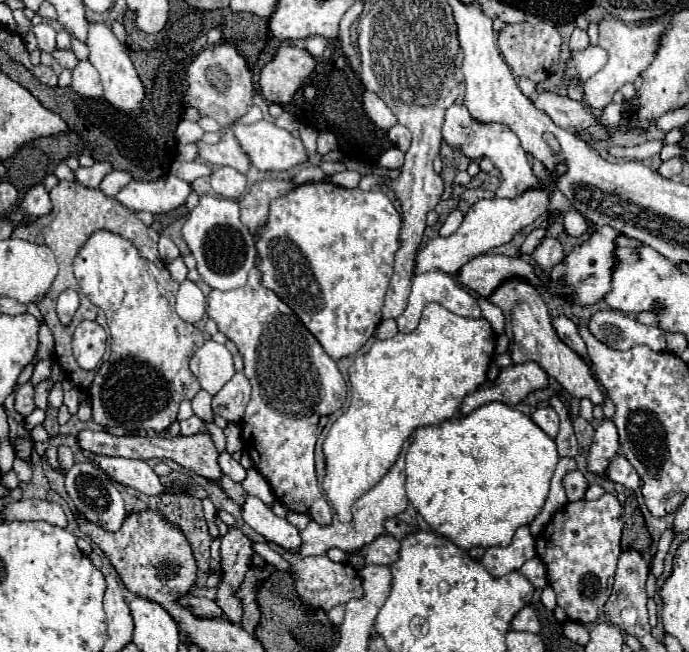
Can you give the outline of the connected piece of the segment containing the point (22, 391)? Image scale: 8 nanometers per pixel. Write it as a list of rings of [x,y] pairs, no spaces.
[[[32,381],[24,383],[24,385],[16,391],[14,407],[16,407],[16,411],[18,411],[20,415],[24,415],[24,417],[34,411],[36,405],[34,405],[34,385],[32,385]]]

